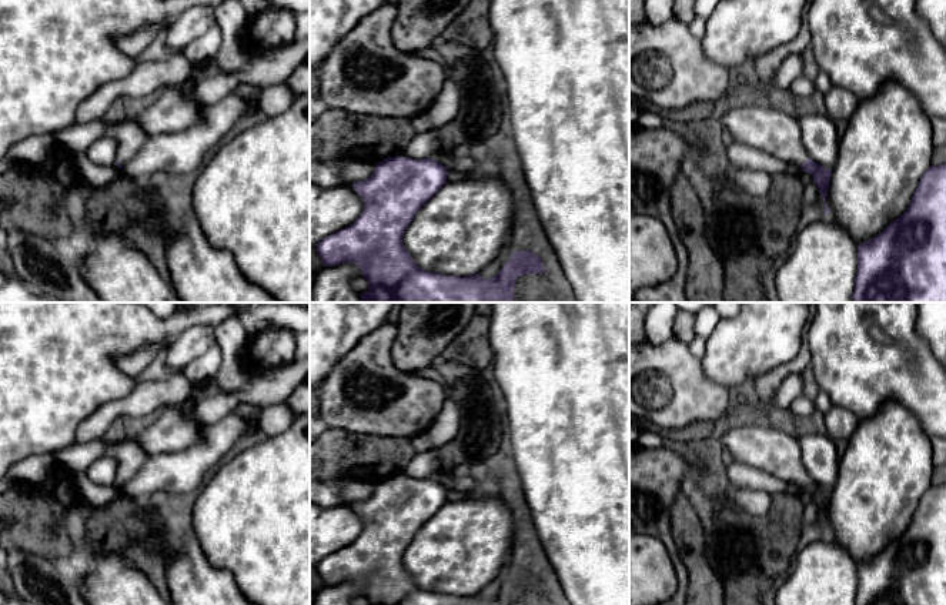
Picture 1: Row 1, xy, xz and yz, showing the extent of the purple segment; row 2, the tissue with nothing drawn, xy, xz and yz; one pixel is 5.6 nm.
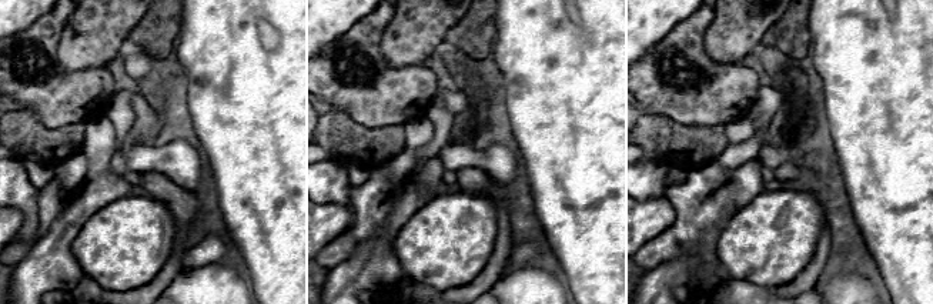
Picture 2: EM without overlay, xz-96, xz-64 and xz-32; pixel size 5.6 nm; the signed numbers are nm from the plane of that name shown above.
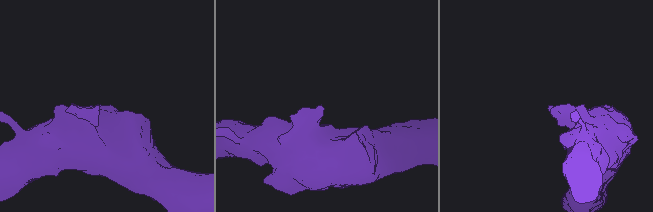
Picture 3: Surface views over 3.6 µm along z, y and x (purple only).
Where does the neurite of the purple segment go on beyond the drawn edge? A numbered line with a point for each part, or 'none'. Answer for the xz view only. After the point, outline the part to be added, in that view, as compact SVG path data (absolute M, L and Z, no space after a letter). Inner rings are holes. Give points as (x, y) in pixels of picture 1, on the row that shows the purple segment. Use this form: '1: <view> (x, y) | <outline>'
none

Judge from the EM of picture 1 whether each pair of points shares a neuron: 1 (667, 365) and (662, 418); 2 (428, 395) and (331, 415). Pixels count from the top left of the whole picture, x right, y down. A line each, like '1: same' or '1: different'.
1: same
2: same

